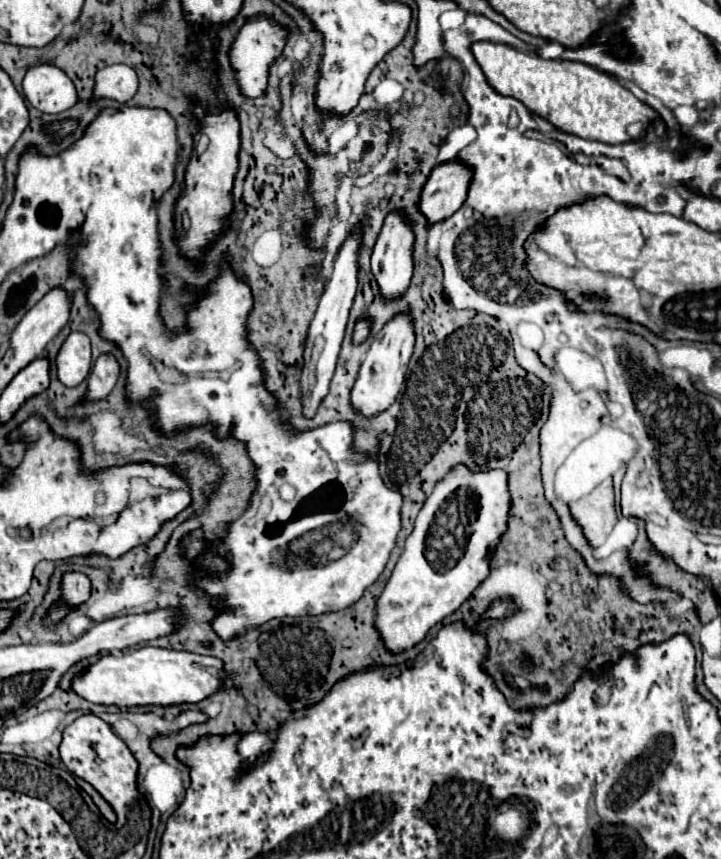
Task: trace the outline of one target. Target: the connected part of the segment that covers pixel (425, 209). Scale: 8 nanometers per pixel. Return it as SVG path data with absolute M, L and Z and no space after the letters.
M459 160L437 164L421 194L421 212L429 224L441 222L455 214L467 198L473 170Z

